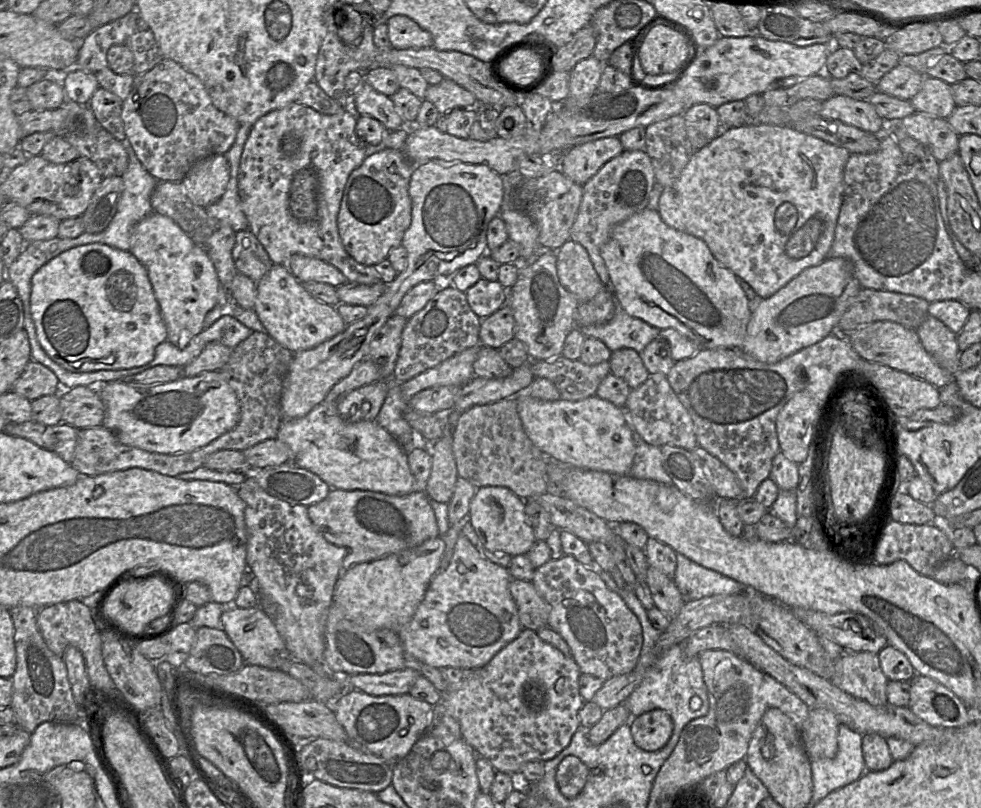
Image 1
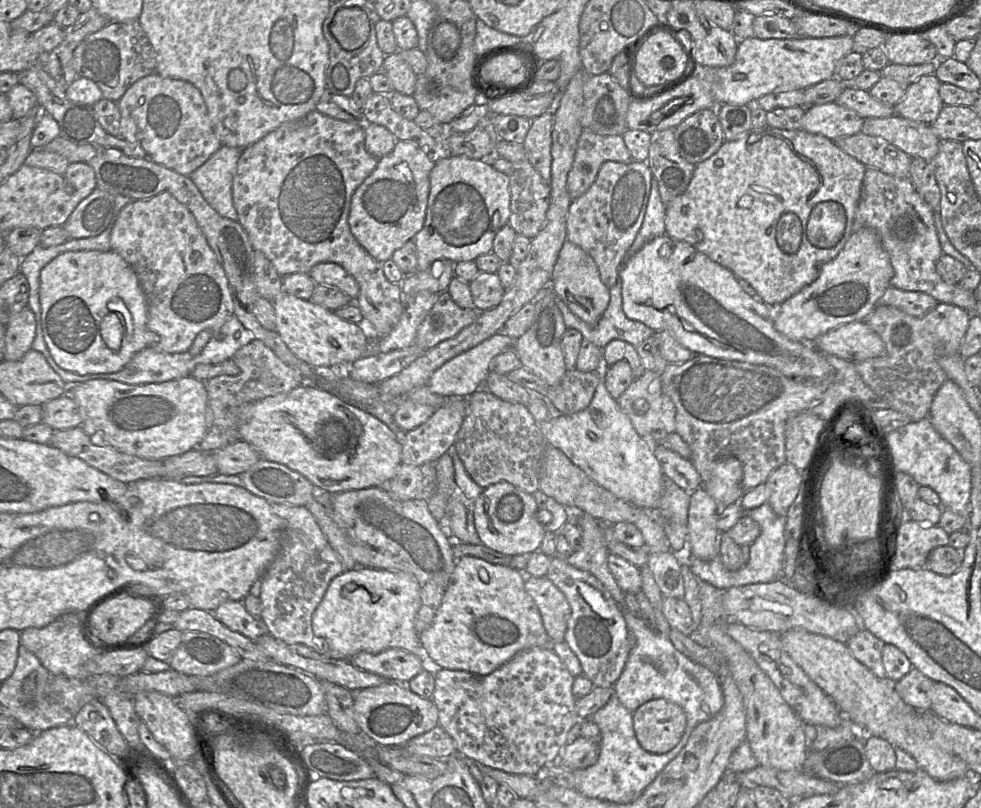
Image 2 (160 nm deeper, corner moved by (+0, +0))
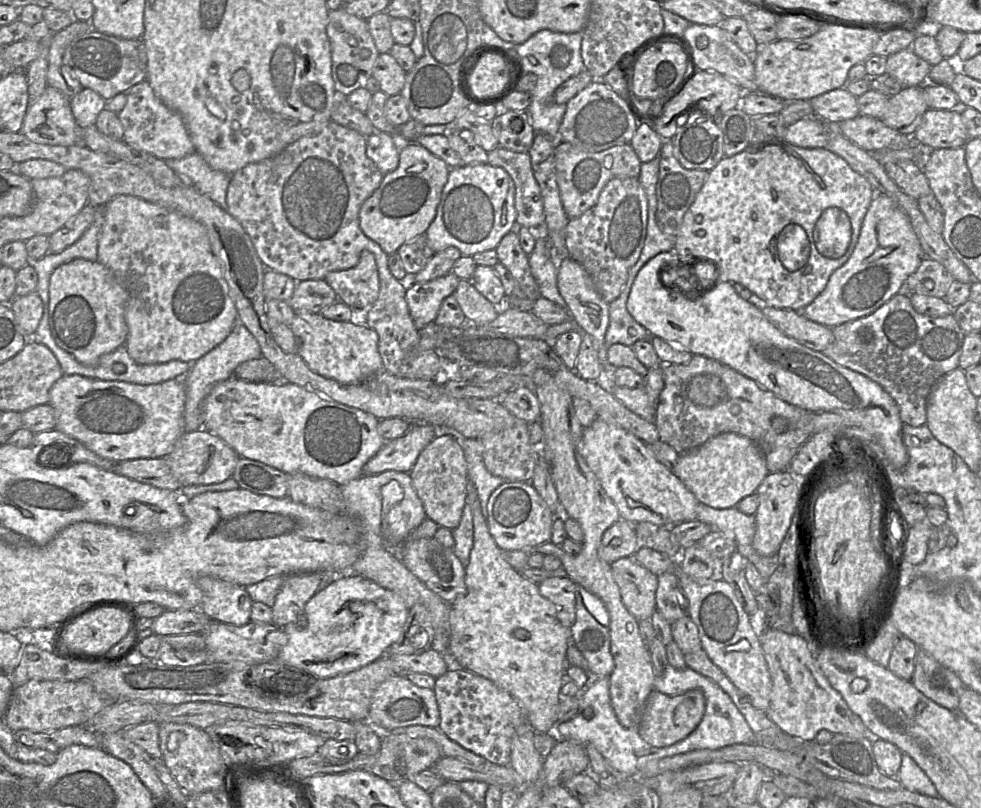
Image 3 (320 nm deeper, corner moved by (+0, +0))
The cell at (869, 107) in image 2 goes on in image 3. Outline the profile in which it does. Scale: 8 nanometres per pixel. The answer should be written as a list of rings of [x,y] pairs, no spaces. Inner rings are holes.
[[[845,87],[820,94],[809,101],[814,116],[822,121],[839,123],[860,115],[857,97]]]

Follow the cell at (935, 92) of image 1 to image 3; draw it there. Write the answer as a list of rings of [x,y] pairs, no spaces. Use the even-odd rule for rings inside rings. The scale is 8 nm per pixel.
[[[923,86],[906,87],[890,97],[880,120],[886,126],[912,137],[928,109]]]

